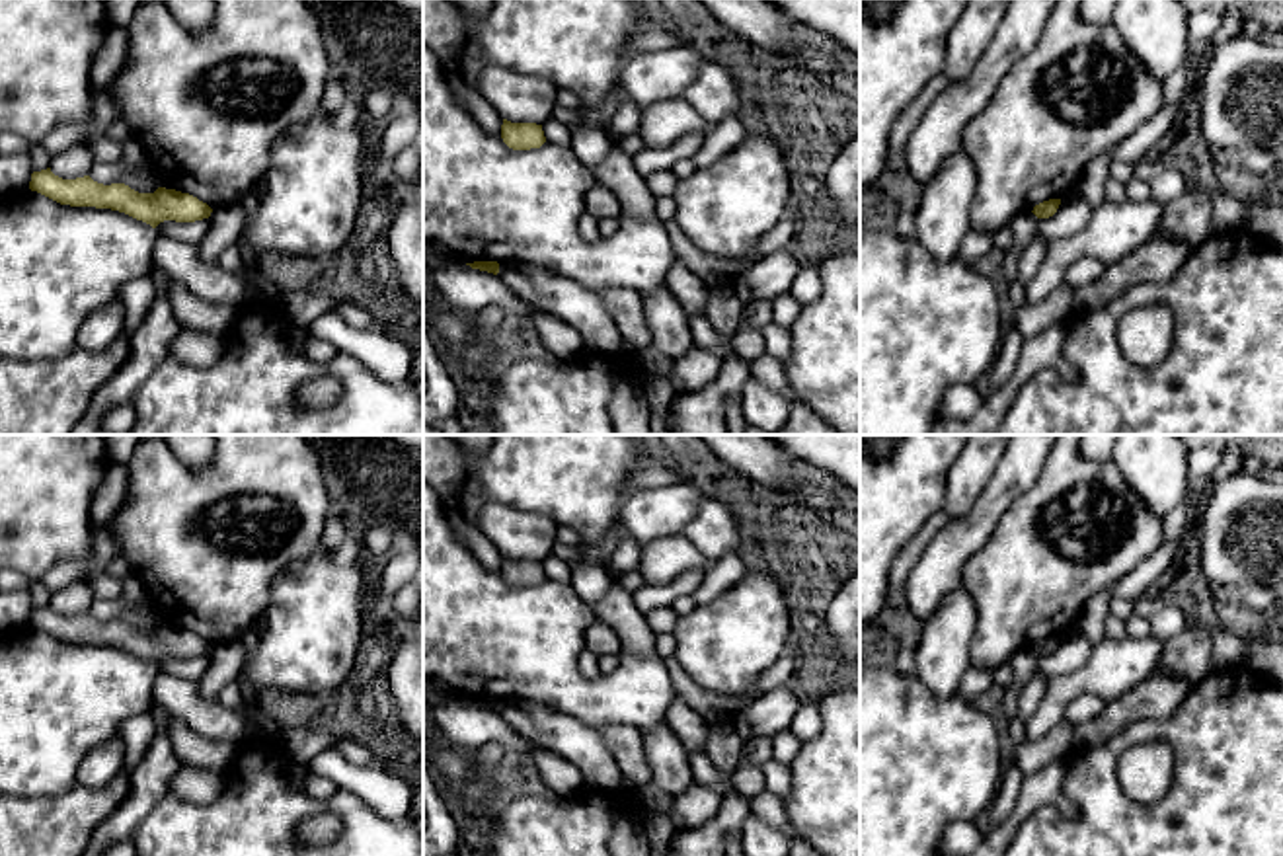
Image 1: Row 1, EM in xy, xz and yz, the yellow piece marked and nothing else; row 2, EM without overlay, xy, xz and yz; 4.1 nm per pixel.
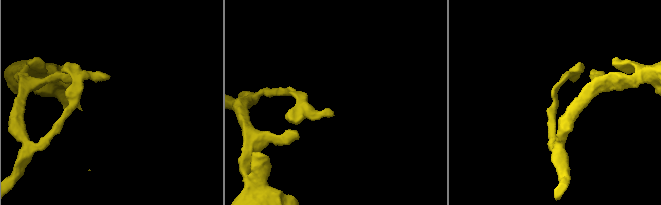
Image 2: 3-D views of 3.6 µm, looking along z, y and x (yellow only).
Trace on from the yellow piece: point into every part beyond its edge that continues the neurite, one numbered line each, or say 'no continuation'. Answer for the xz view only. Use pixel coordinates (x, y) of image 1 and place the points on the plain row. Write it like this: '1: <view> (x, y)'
no continuation

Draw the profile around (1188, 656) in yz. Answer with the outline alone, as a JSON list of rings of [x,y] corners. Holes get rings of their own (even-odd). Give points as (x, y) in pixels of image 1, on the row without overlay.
[[[1189,622],[1164,642],[1156,673],[1180,677],[1195,686],[1211,671],[1213,634],[1219,624]]]

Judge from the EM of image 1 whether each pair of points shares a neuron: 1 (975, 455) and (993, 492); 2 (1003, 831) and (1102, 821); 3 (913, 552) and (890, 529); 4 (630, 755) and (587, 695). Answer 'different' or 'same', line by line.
1: different
2: different
3: different
4: different

